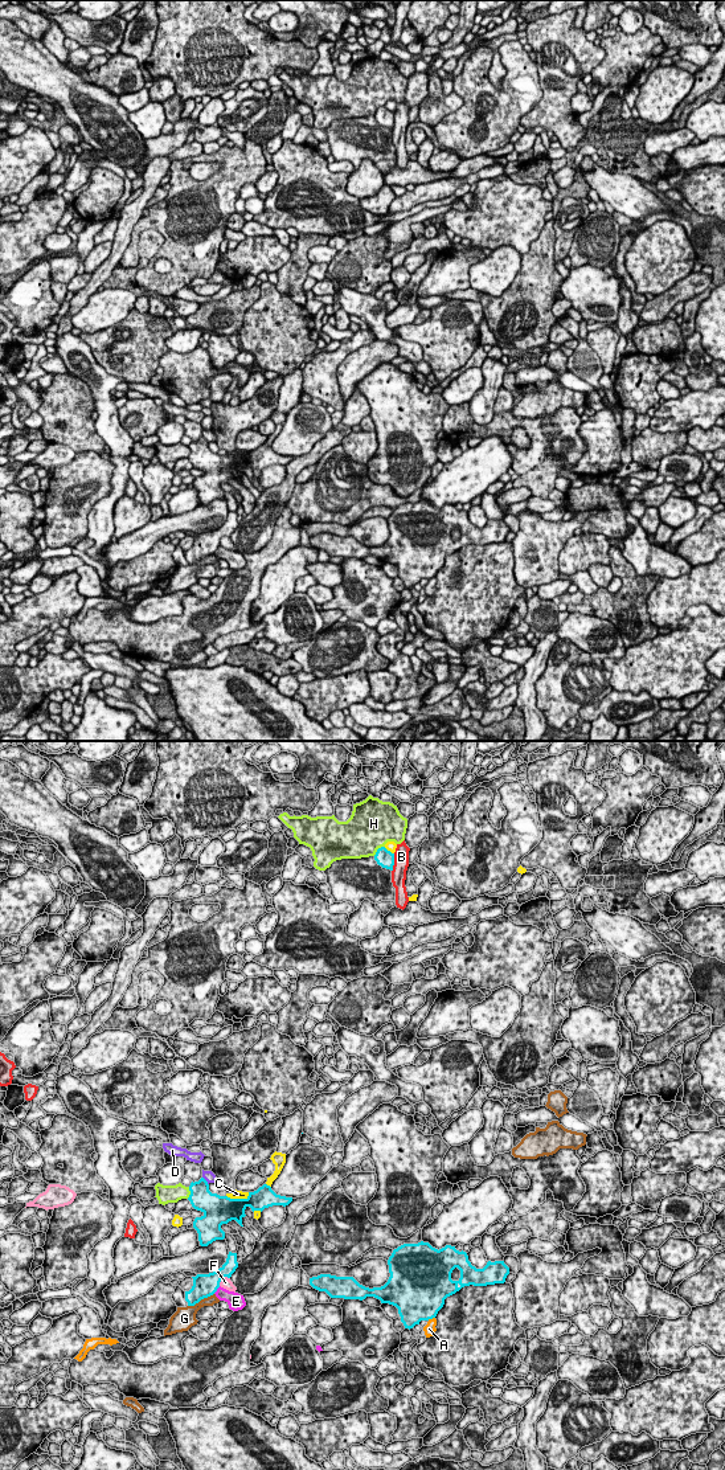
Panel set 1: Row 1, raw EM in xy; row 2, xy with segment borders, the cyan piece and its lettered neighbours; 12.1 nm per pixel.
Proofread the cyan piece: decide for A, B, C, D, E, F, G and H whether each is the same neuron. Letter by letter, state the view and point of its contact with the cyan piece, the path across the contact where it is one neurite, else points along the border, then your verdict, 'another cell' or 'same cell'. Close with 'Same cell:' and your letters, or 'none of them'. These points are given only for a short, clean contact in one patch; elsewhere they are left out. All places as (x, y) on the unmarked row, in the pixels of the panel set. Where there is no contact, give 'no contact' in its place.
A: meets cyan in xy at (430, 577); another cell
B: meets cyan in xy at (393, 122); another cell
C: meets cyan in xy at (238, 458); another cell
D: meets cyan in xy at (205, 439); border along xy (203, 435), (208, 443); another cell
E: meets cyan in xy at (216, 549); border along xy (220, 545), (213, 552); another cell
F: meets cyan in xy at (222, 536); another cell
G: meets cyan in xy at (200, 559); another cell
H: meets cyan in xy at (377, 109); another cell
Same cell: none of them

